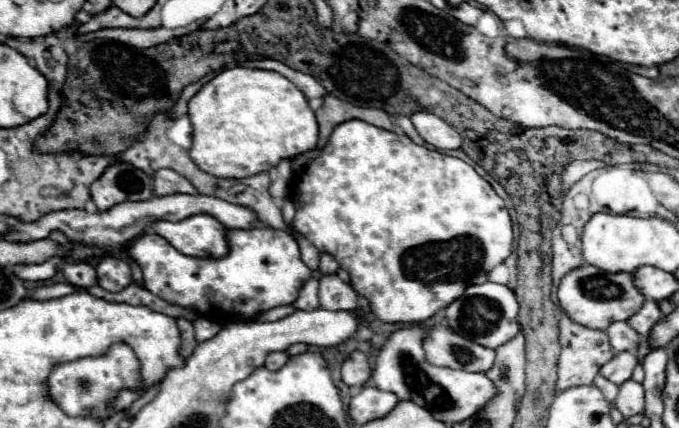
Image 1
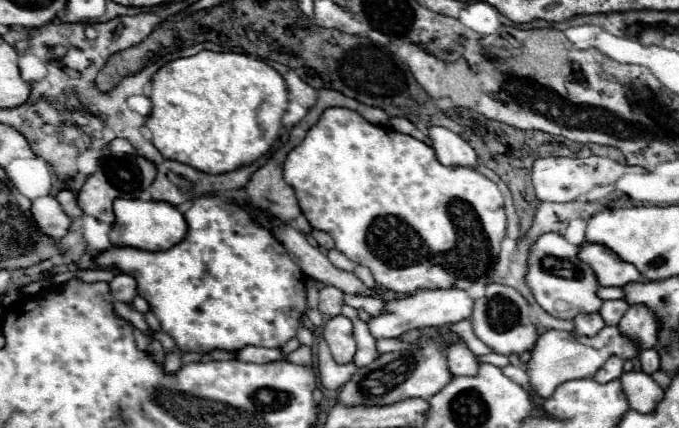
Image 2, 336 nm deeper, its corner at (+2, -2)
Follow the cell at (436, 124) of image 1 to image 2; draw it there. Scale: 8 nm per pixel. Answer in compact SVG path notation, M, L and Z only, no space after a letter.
M429 127L437 159L447 167L477 167L477 153L457 133L445 127Z

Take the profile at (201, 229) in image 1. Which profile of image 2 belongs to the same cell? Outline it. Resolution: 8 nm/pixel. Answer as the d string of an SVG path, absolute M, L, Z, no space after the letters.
M117 199L113 203L115 223L109 231L113 247L137 247L143 251L165 251L177 245L185 233L187 223L183 215L169 203L163 201L141 201L141 199Z

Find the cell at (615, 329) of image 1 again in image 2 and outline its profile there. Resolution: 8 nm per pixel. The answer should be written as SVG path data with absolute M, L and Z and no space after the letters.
M581 313L573 319L573 323L575 323L575 331L581 335L587 335L587 337L597 335L605 327L599 313Z

